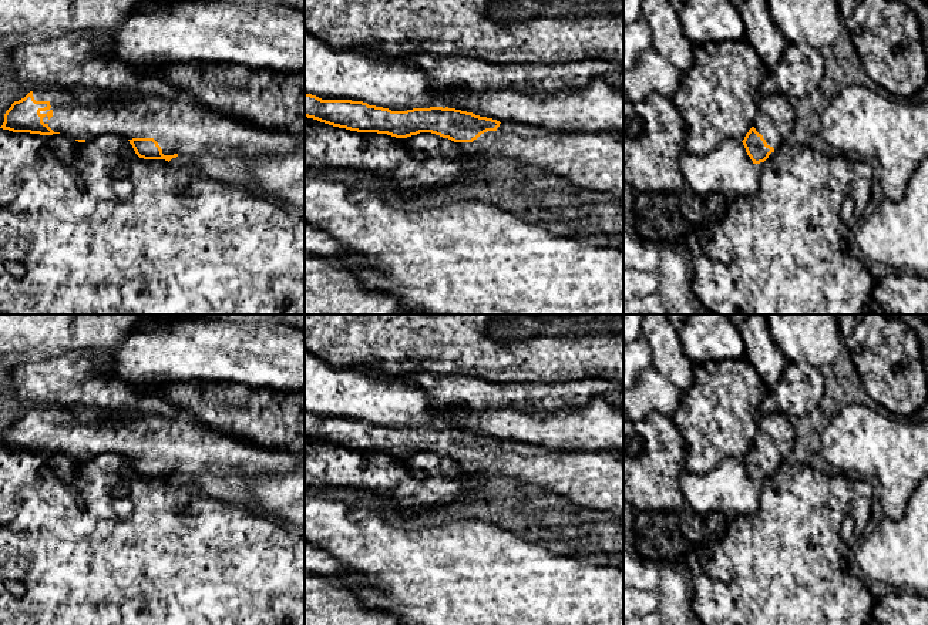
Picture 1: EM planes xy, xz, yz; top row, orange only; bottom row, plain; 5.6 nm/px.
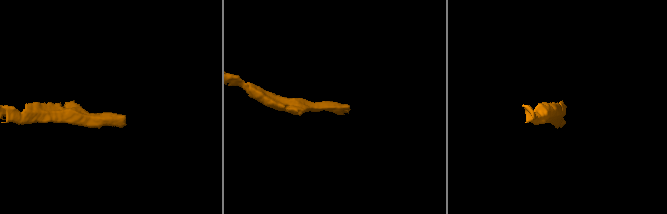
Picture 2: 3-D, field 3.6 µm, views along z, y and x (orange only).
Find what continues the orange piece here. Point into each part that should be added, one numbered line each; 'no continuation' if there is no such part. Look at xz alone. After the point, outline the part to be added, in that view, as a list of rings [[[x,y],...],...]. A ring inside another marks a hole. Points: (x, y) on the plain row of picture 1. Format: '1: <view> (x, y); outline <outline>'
1: xz (592, 479); outline [[[501,441],[495,450],[457,464],[463,474],[517,478],[623,517],[623,460],[608,451],[555,451]]]

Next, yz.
1: yz (774, 439); outline [[[770,413],[759,417],[757,434],[753,446],[773,466],[771,476],[781,463],[791,461],[794,454],[796,431],[789,417]]]

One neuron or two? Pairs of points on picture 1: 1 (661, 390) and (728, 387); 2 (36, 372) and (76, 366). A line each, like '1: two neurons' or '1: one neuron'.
1: two neurons
2: one neuron

